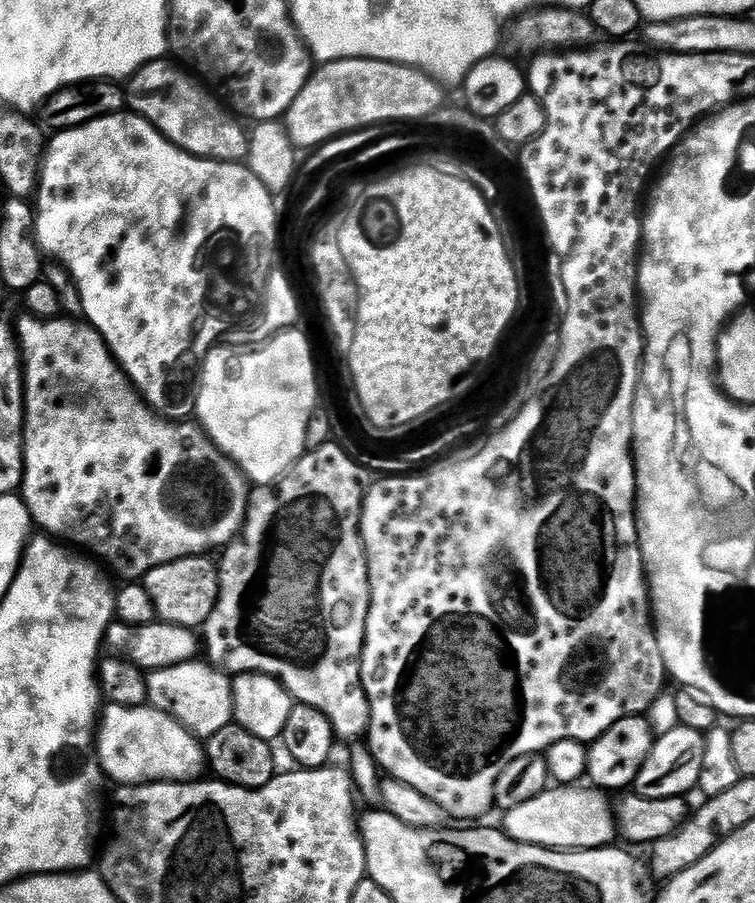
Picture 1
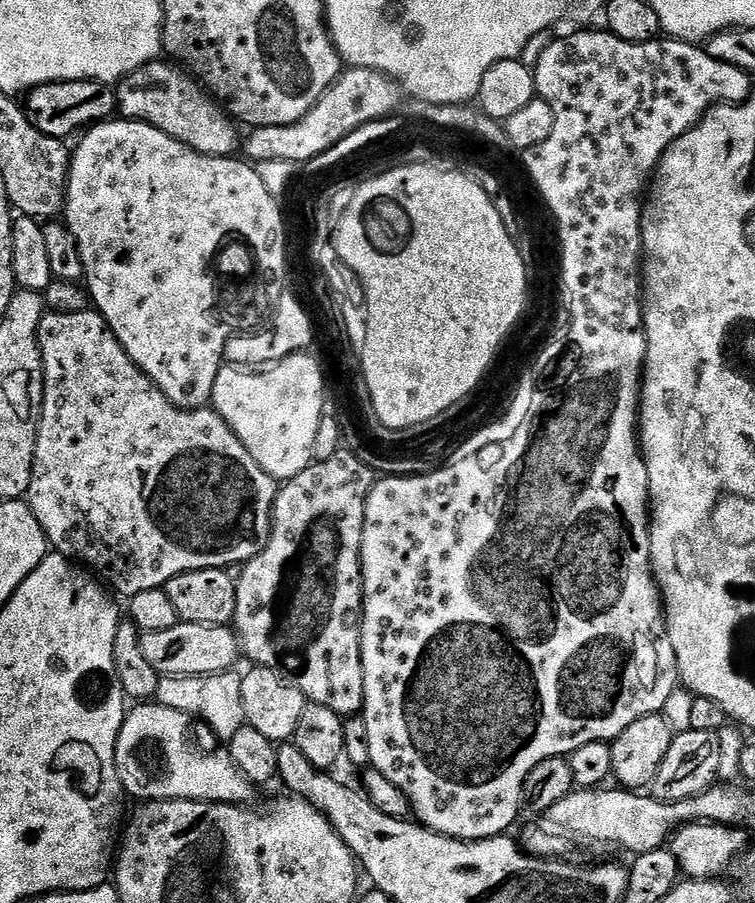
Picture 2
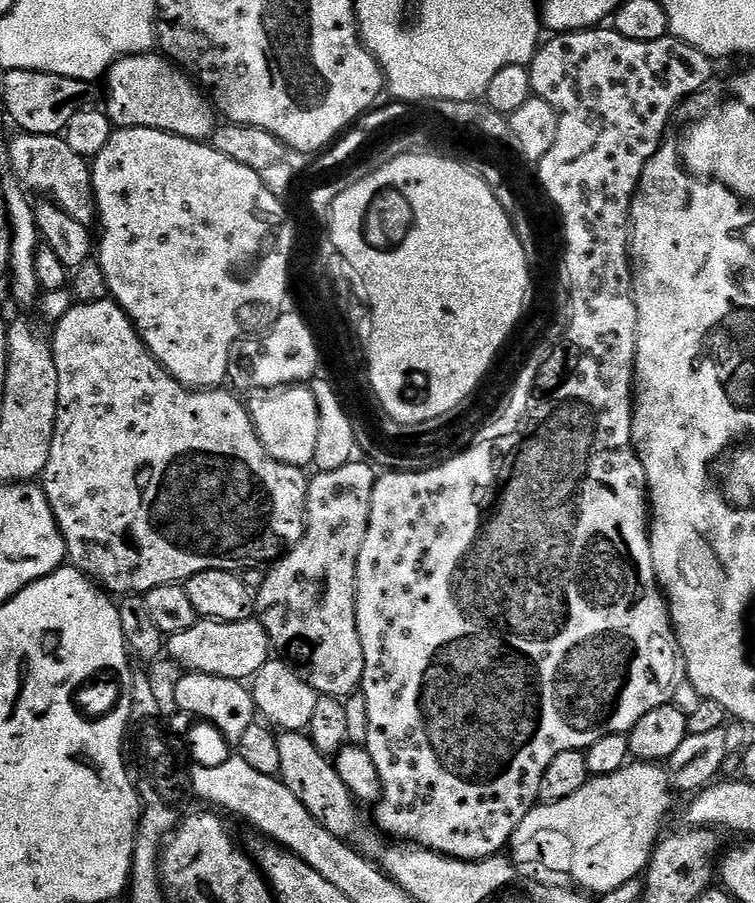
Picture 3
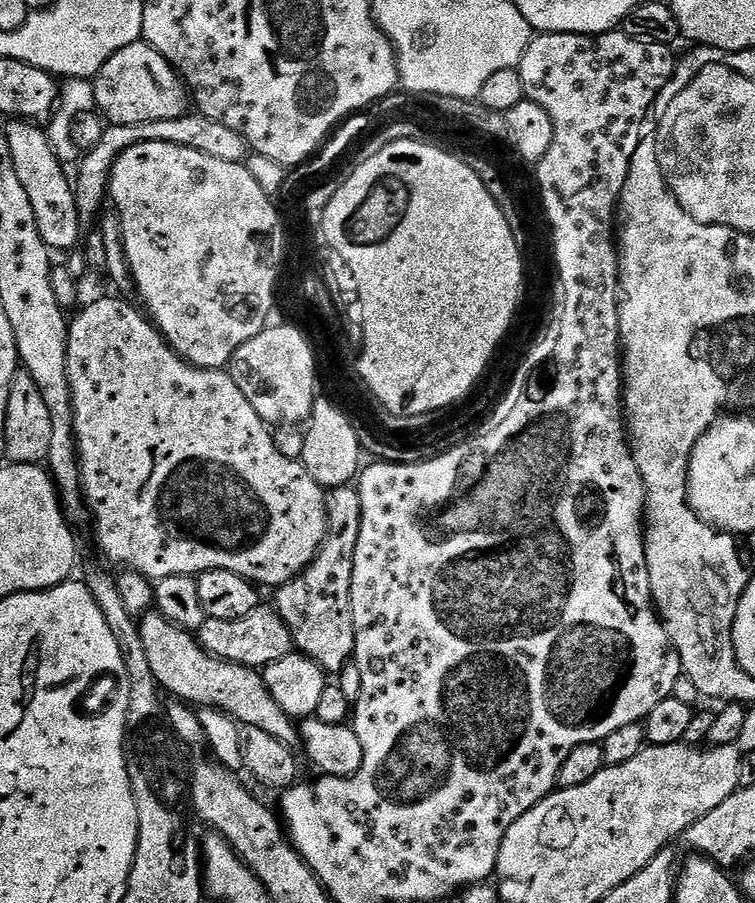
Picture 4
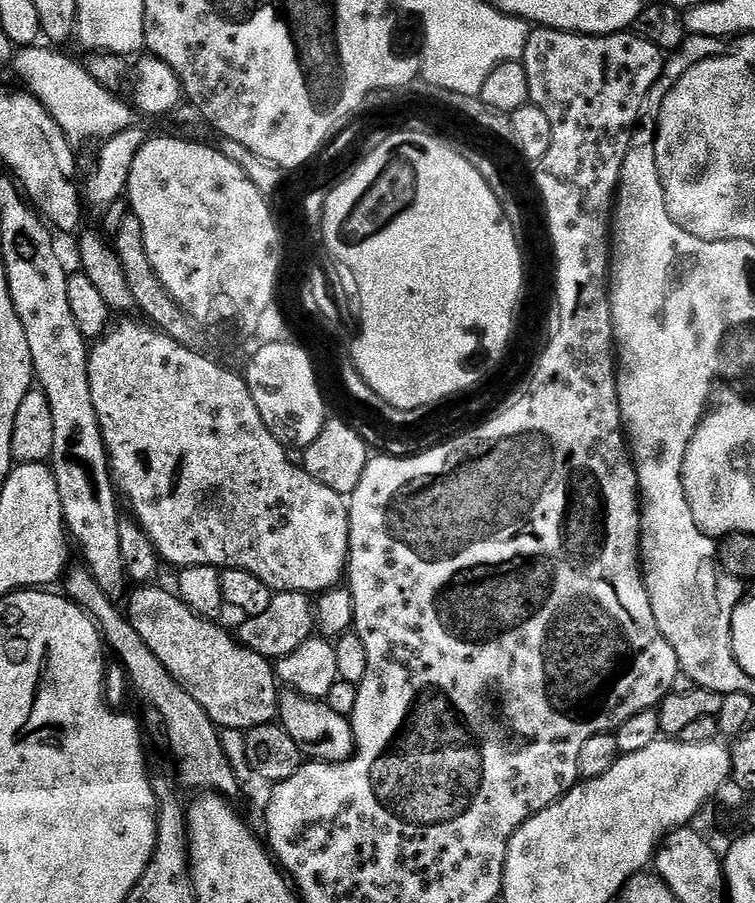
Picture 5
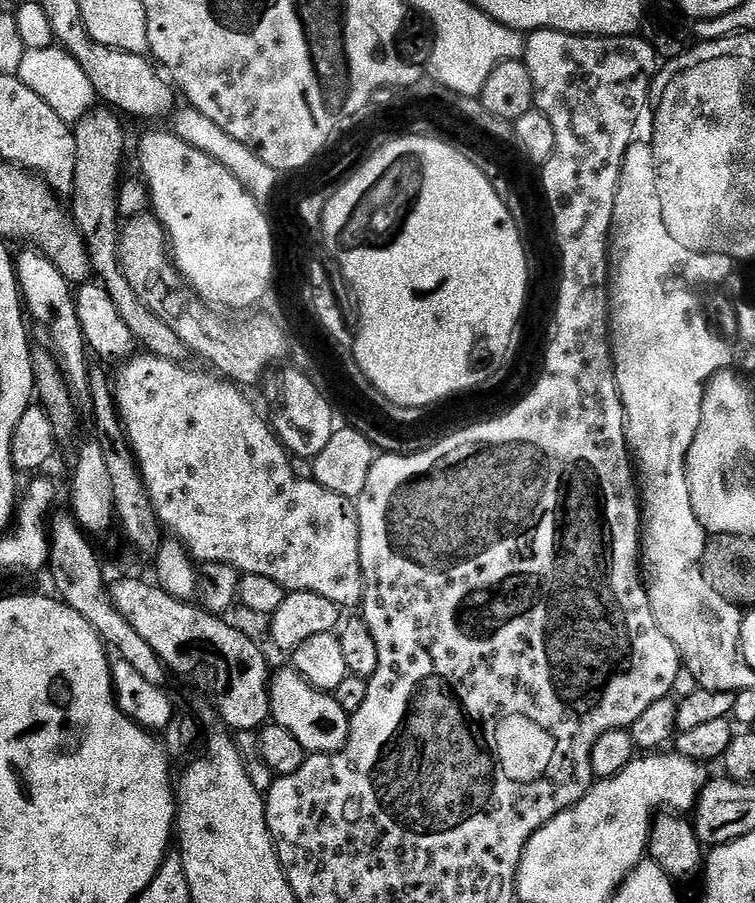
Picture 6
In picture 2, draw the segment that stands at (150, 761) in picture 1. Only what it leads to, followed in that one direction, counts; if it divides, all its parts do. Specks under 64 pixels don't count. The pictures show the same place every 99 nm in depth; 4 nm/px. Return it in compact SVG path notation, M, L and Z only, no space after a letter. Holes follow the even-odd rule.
M140 702L128 717L123 717L120 730L116 734L116 769L125 793L129 797L137 796L137 801L150 800L210 800L215 804L247 805L254 791L252 781L246 779L242 770L228 755L227 751L195 752L192 740L188 737L188 722L190 716L170 709L157 702ZM144 756L160 756L157 764L148 764Z

